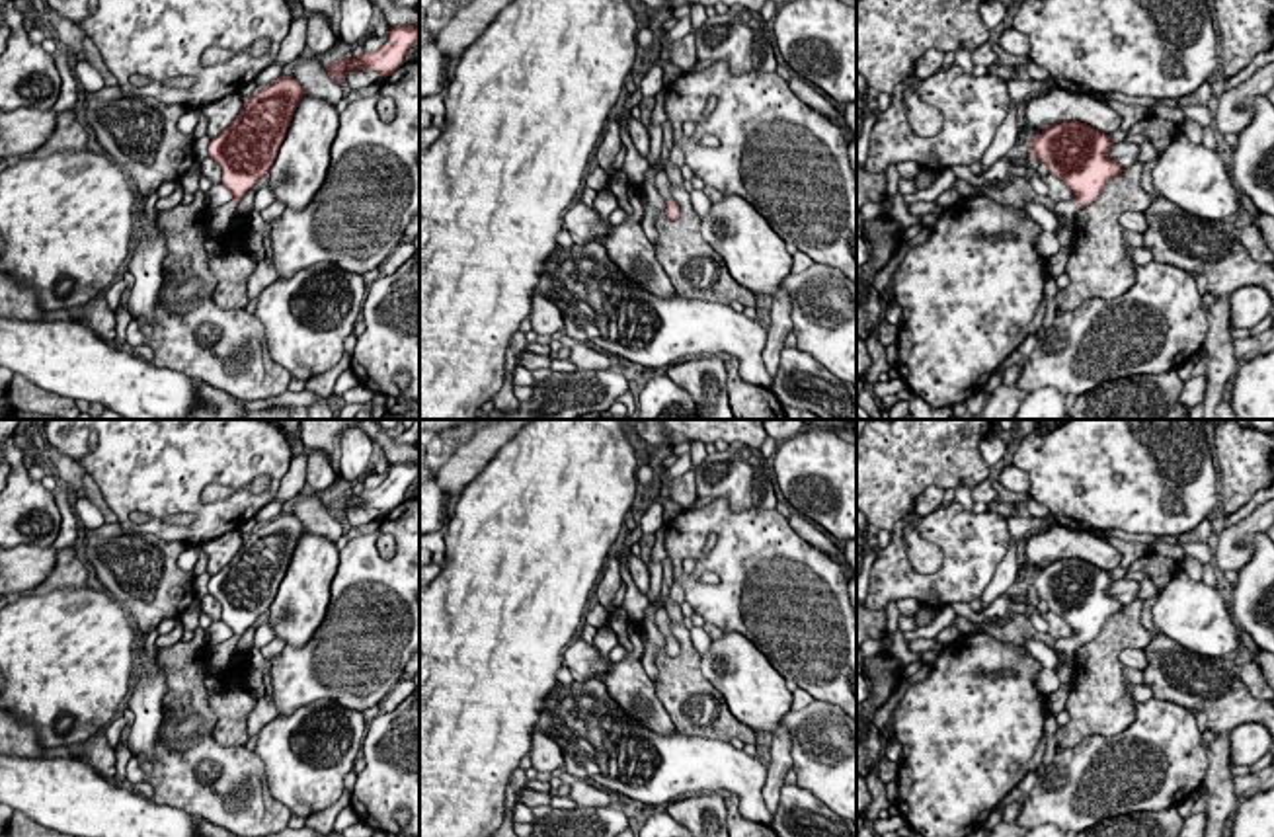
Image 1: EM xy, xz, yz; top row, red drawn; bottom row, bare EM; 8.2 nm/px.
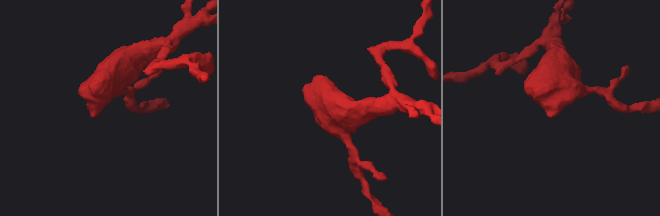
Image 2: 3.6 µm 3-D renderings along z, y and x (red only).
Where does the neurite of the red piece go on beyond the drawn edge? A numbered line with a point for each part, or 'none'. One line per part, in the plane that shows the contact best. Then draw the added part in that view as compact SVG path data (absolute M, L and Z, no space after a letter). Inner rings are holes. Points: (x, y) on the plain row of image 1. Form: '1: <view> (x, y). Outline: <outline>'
1: yz (1068, 646). Outline: M1075 636L1073 638L1055 638L1055 644L1054 644L1054 652L1055 654L1063 654L1065 658L1067 658L1067 661L1065 663L1061 663L1061 661L1057 661L1057 665L1055 665L1055 673L1063 667L1063 665L1067 665L1067 667L1075 667L1075 656L1077 656L1077 650L1079 650L1079 642L1075 640Z

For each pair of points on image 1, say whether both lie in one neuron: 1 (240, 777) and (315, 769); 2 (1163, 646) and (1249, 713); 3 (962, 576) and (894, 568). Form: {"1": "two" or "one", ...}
{"1": "two", "2": "one", "3": "one"}

